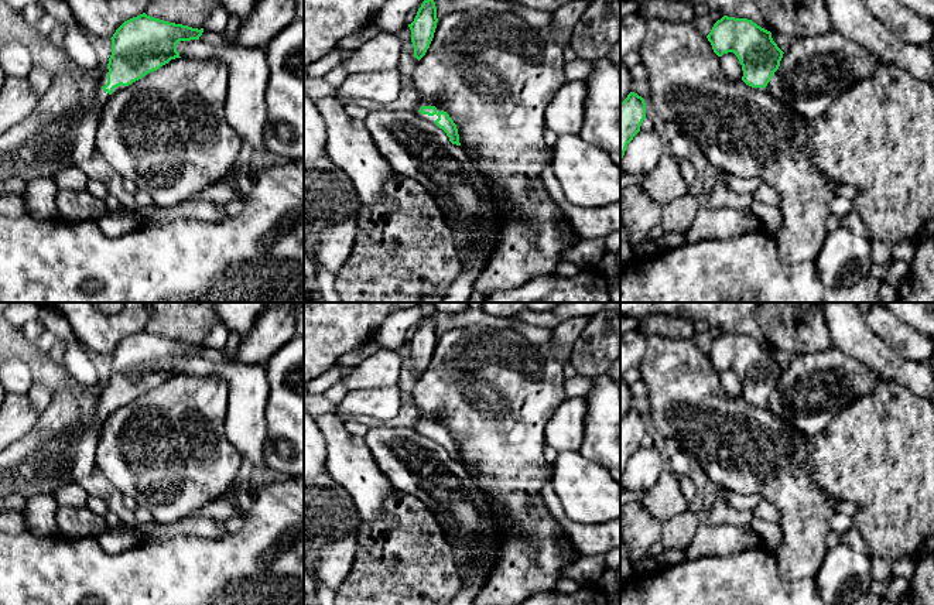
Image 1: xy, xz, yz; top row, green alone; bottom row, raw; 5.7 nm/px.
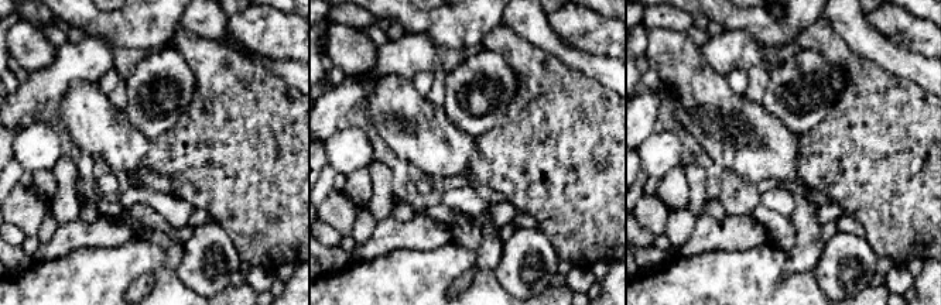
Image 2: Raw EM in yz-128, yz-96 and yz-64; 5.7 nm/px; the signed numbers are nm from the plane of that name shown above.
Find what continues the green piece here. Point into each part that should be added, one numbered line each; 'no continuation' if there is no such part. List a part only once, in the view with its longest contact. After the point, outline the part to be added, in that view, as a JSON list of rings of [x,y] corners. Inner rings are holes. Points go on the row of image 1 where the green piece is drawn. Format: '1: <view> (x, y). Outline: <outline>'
1: xz (418, 105). Outline: [[[418,102],[418,103],[415,105],[415,107],[414,107],[413,112],[414,112],[418,117],[434,123],[434,122],[438,119],[438,116],[437,116],[437,114],[428,116],[428,114],[420,113],[418,110],[420,110],[422,106],[431,106],[431,105],[430,105],[430,103],[424,103],[424,102]]]

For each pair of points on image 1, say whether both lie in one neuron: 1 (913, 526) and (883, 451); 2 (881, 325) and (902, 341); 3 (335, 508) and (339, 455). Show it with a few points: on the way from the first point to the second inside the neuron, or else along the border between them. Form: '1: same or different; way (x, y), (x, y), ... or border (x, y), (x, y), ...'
1: same; way (913, 508), (913, 481), (902, 470)
2: same; way (886, 325), (896, 335)
3: different; border (325, 471), (351, 498), (356, 510)

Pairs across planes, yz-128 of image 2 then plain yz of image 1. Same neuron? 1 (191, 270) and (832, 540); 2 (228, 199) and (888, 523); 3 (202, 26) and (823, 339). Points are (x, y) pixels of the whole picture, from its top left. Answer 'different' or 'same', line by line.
1: different
2: same
3: different

